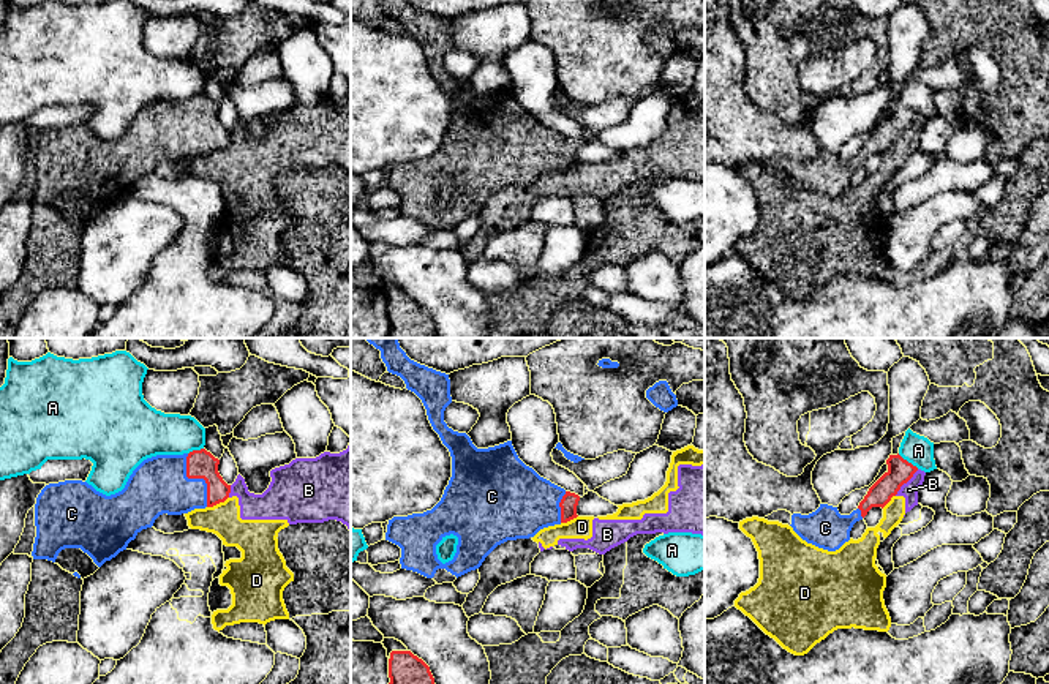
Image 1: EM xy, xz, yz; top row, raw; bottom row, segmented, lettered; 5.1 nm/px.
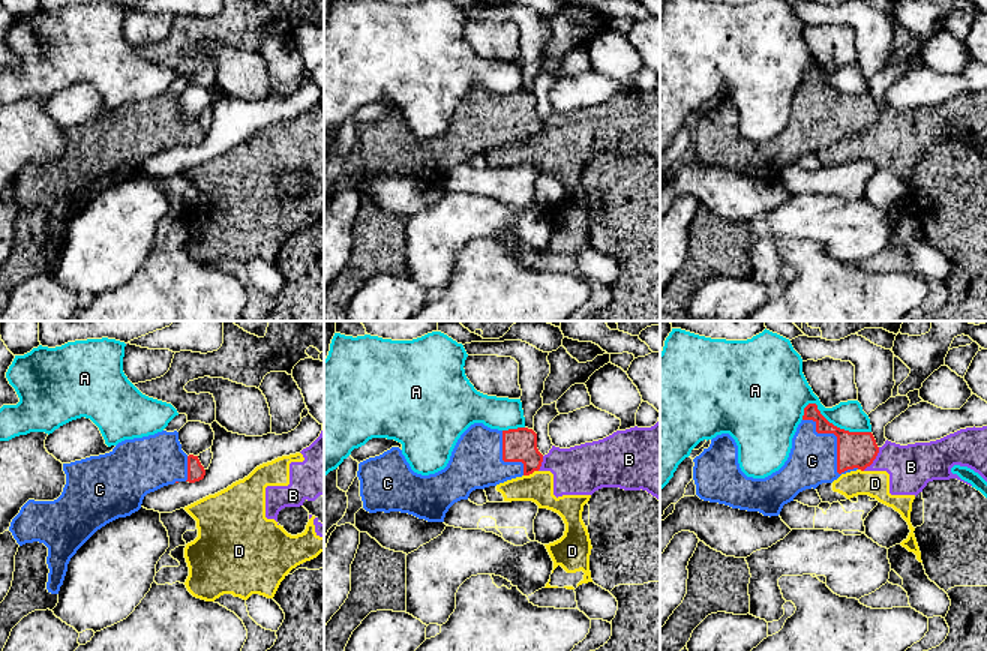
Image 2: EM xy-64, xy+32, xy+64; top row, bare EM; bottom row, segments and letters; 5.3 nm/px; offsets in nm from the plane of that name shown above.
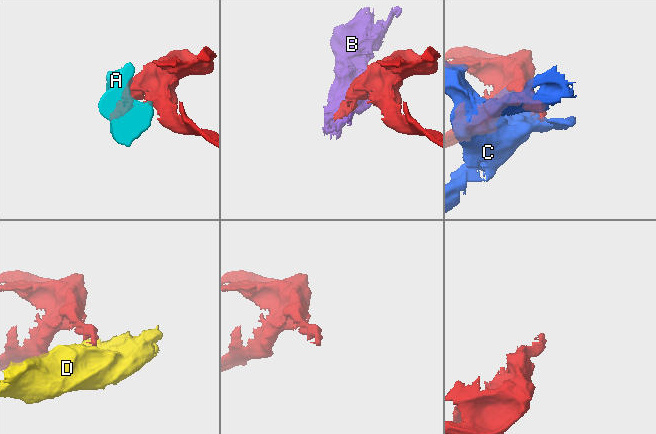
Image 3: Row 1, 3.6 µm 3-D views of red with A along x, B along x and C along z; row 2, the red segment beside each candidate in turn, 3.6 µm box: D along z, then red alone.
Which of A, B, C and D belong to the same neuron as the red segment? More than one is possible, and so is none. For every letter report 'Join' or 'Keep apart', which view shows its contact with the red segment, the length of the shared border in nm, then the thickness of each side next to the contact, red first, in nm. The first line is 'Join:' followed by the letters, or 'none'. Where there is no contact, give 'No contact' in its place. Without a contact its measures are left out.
Join: C
A: Keep apart. Touches red in yz. Shared border 130 nm. Thickness 130 nm (red) against 150 nm
B: Keep apart. Touches red in yz. Shared border 180 nm. Thickness 130 nm (red) against 90 nm
C: Join. Touches red in xy. Shared border 300 nm. Thickness 140 nm (red) against 300 nm
D: Keep apart. Touches red in xy. Shared border 130 nm. Thickness 140 nm (red) against 180 nm

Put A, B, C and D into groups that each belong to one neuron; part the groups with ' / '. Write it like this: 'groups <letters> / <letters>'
groups A / B D / C

